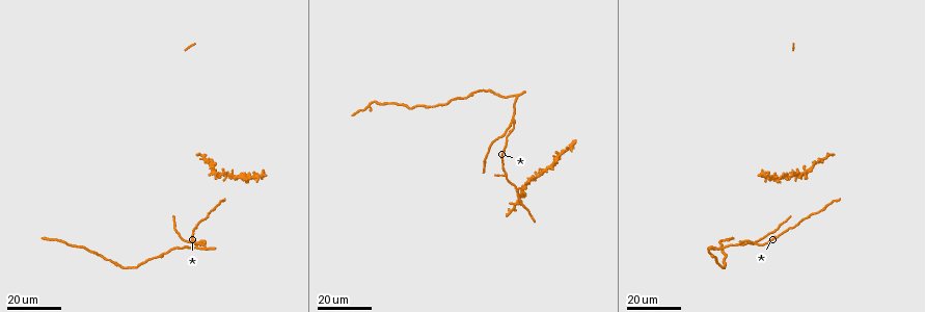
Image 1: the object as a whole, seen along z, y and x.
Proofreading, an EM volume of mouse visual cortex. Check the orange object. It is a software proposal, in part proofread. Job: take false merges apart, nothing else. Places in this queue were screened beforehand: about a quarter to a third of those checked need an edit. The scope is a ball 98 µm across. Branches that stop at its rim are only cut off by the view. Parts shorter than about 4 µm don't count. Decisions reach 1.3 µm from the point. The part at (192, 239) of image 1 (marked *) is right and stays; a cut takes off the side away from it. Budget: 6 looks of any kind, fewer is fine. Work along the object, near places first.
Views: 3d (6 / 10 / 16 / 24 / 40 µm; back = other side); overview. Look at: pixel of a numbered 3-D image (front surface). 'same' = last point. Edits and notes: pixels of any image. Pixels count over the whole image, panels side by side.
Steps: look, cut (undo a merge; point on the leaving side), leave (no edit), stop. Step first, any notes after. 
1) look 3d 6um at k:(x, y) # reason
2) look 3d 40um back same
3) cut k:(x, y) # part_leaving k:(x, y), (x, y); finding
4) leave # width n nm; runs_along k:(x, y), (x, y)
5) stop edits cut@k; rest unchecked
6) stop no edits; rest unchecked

look 3d 16um at 1:(513, 119) # a fork

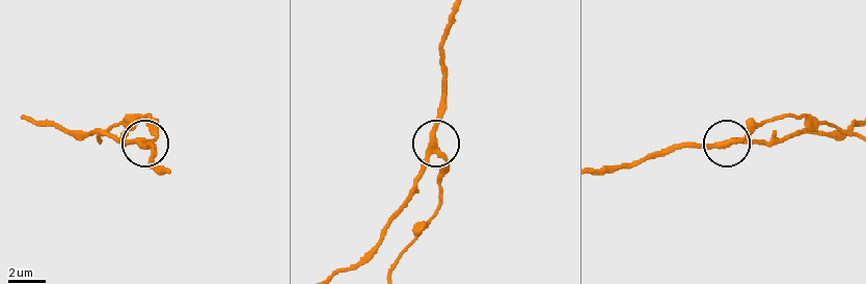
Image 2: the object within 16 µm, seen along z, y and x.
look 3d 6um at 2:(427, 156)

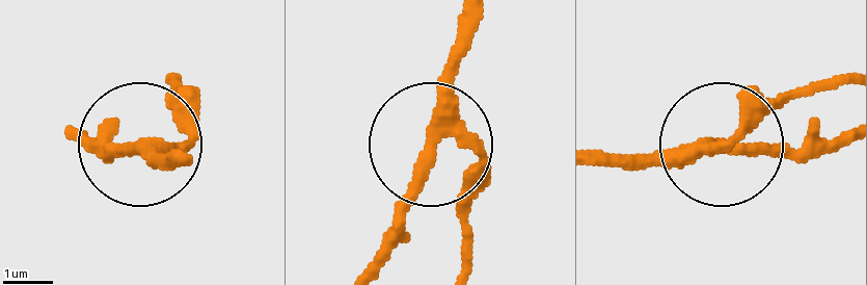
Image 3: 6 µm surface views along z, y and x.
look 3d 6um back at 3:(143, 145) # from behind

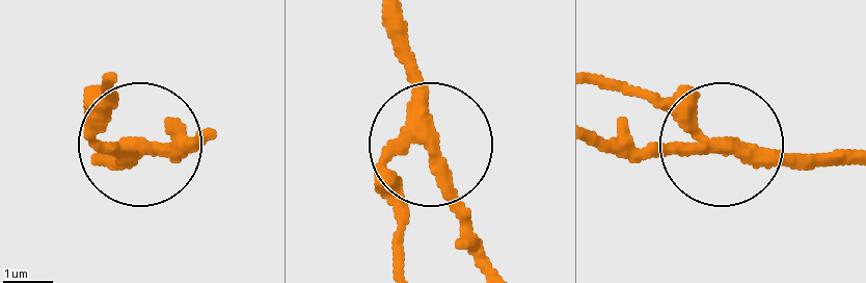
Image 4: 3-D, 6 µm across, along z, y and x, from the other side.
leave # runs_along 4:(603, 78), (666, 99), (719, 140), (607, 153); continuous, no second neuron

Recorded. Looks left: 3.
look 3d 24um at 1:(428, 108) # calibre changes

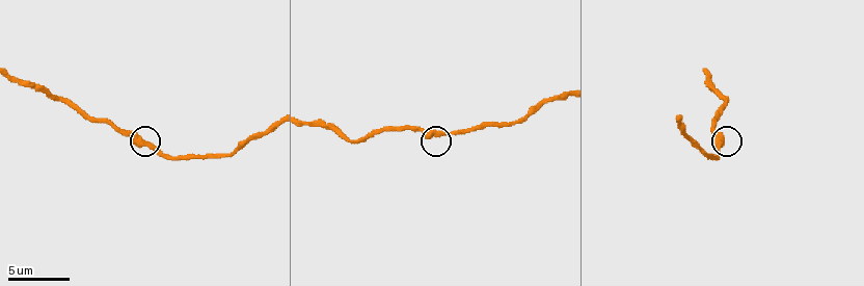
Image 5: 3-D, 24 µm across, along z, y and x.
look 3d 6um at 5:(148, 145)

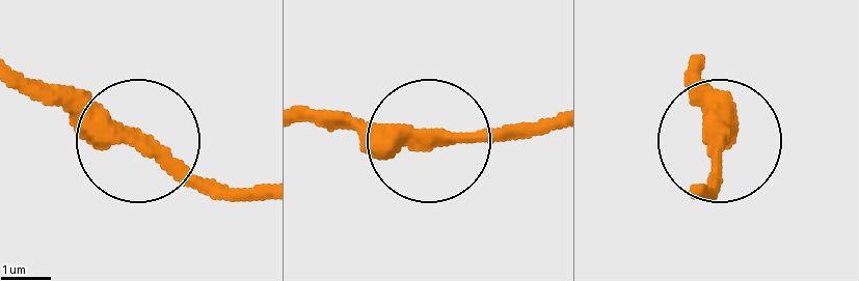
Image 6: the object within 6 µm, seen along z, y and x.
leave # runs_along 6:(266, 188), (229, 188), (141, 143), (91, 135), (9, 68); continuous, no second neuron

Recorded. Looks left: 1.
stop no edits; rest unchecked

